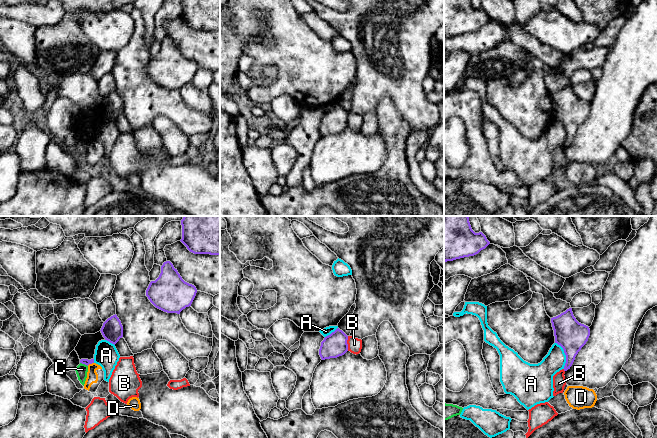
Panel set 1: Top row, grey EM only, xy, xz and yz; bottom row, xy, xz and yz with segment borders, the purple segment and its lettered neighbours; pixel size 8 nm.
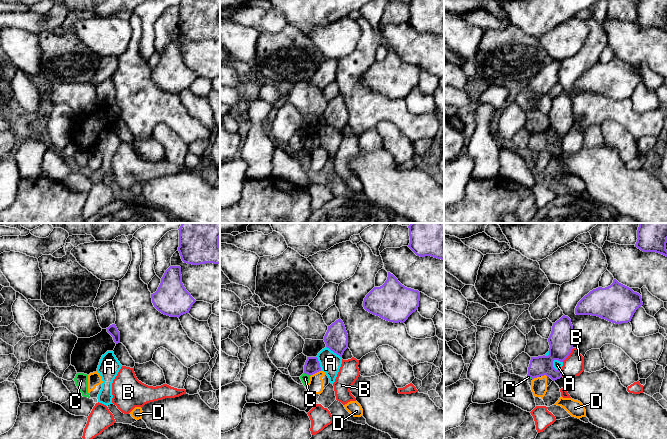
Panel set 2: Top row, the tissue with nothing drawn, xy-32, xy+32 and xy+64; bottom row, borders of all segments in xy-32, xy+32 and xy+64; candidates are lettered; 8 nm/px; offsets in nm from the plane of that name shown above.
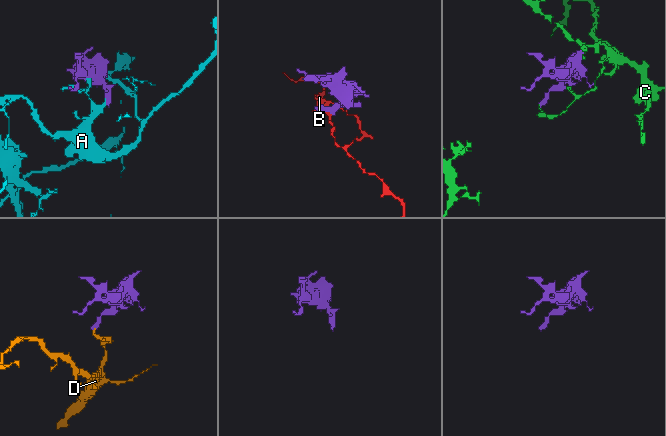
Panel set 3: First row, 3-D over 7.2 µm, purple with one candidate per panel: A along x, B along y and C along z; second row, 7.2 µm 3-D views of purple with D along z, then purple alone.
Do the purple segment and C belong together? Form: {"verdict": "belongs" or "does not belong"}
{"verdict": "does not belong"}

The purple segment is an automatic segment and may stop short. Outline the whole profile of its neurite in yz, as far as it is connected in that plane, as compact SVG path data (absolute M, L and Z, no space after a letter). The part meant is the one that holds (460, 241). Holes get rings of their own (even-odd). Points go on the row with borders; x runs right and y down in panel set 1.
M444 216L444 261L474 256L490 242L482 233L475 233L468 216Z

